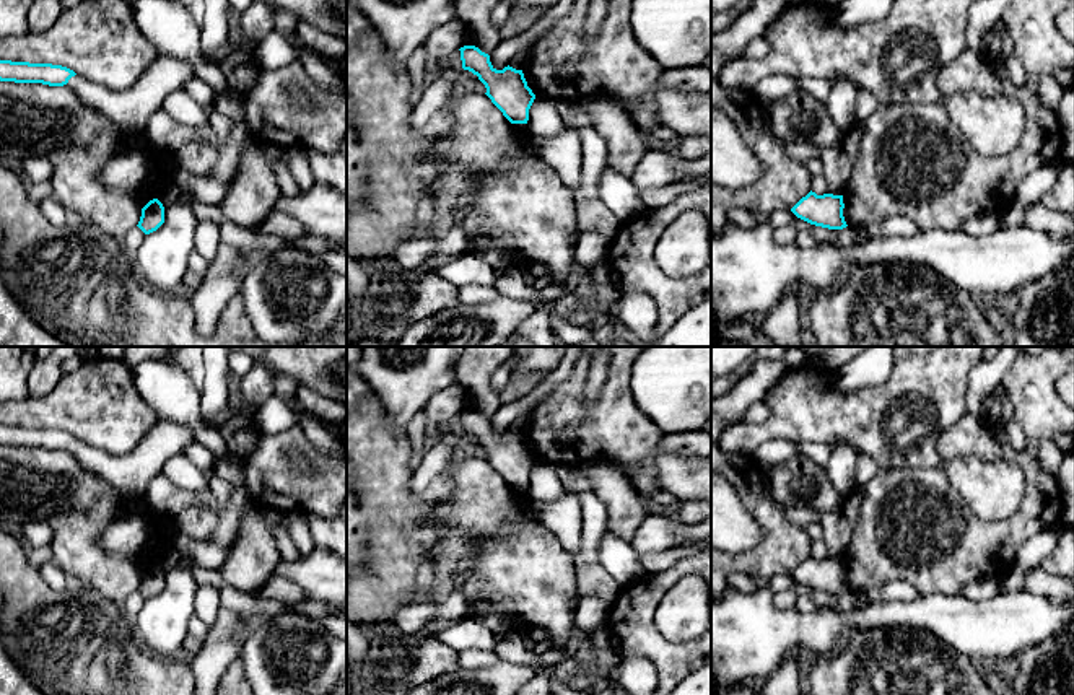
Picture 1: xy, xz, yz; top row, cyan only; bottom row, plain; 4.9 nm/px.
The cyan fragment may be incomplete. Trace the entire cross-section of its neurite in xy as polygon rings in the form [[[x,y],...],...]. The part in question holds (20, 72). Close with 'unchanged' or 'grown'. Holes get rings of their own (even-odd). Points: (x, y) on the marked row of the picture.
[[[159,55],[140,80],[124,91],[112,91],[52,63],[0,60],[0,81],[67,85],[80,101],[117,124],[122,133],[143,133],[150,116],[161,109],[163,99],[195,78],[190,63]]] | grown

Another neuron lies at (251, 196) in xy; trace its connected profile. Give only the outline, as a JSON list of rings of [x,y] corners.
[[[254,142],[244,148],[238,173],[225,189],[221,213],[247,229],[259,226],[282,197],[272,164]]]

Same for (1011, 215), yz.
[[[1014,202],[999,210],[999,226],[1020,226],[1025,223],[1025,212]]]

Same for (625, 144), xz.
[[[596,96],[584,101],[583,107],[607,145],[607,164],[617,174],[630,177],[649,150],[641,129],[615,99]]]

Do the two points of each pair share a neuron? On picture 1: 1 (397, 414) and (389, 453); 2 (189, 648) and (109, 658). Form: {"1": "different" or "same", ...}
{"1": "different", "2": "different"}

